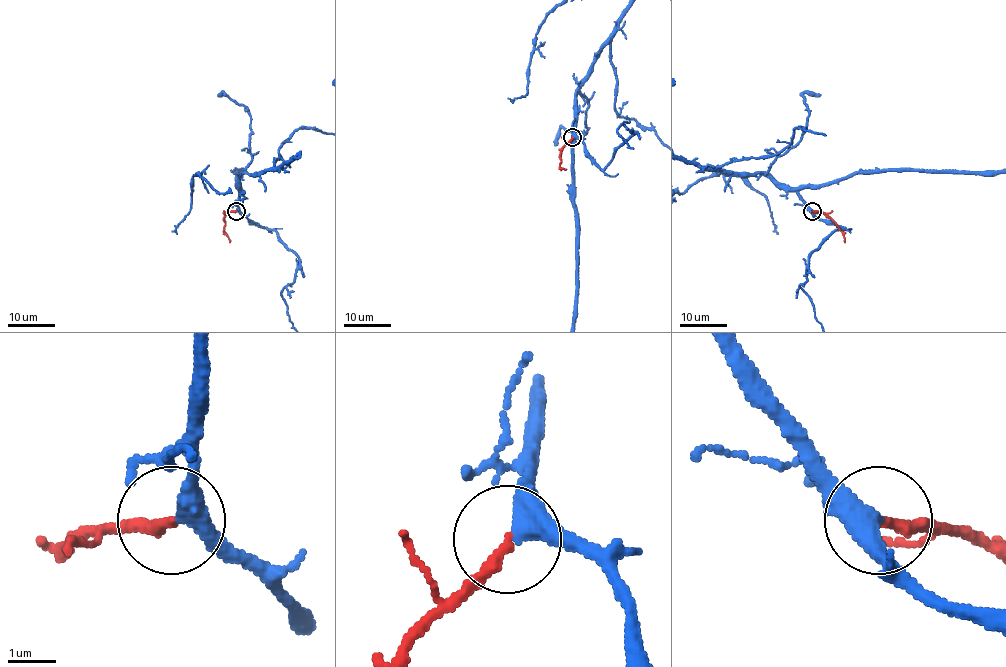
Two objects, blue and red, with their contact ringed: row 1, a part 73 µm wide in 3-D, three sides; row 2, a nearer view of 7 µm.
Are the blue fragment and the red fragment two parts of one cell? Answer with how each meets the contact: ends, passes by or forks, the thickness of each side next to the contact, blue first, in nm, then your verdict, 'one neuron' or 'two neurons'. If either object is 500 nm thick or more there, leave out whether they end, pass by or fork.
blue passes by; red ends; calibres 400 and 240 nm; one neuron

